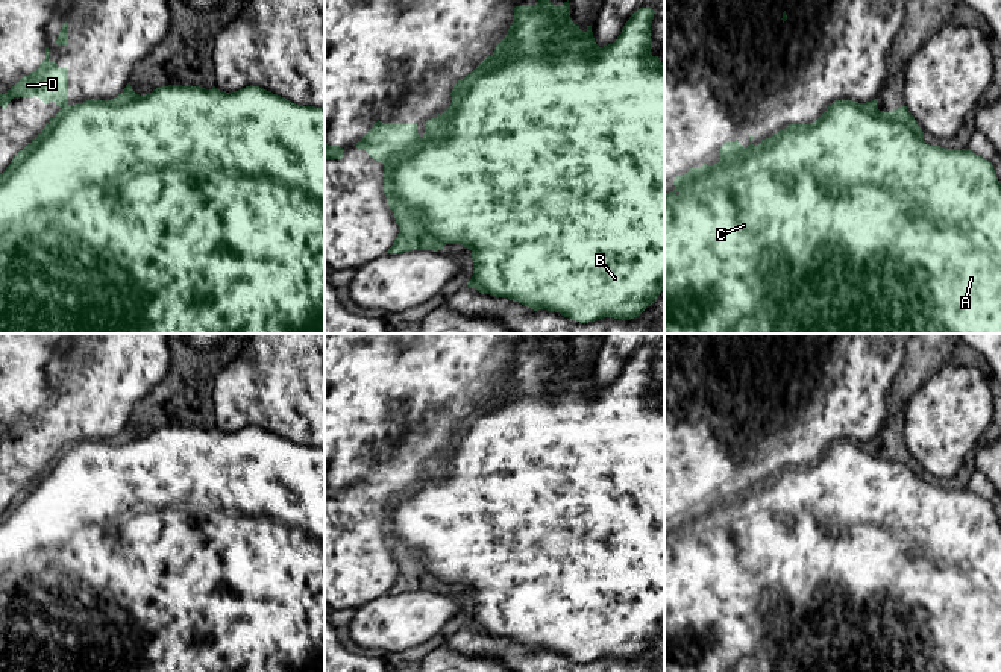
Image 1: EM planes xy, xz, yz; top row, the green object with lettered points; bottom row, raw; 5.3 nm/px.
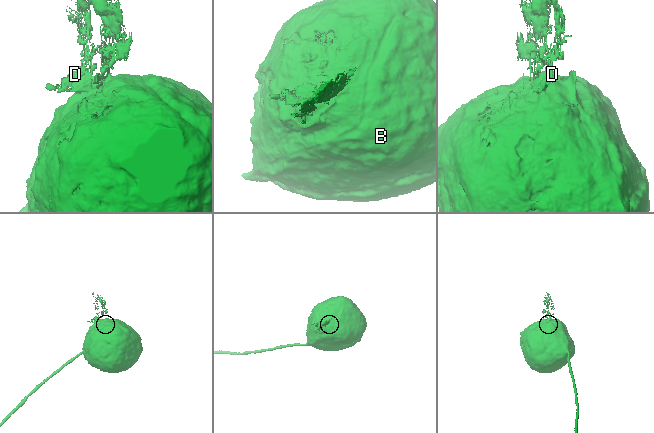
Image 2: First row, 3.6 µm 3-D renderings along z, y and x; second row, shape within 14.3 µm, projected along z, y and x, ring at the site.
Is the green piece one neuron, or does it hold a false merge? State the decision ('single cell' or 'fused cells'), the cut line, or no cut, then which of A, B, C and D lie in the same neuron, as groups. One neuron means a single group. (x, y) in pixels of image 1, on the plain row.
fused cells | yz (891, 471), (874, 518), (840, 501), (815, 516), (774, 490) | A B C / D

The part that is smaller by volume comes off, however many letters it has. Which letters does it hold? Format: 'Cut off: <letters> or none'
Cut off: D

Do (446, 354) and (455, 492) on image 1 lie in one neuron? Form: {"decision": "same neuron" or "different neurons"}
{"decision": "same neuron"}

